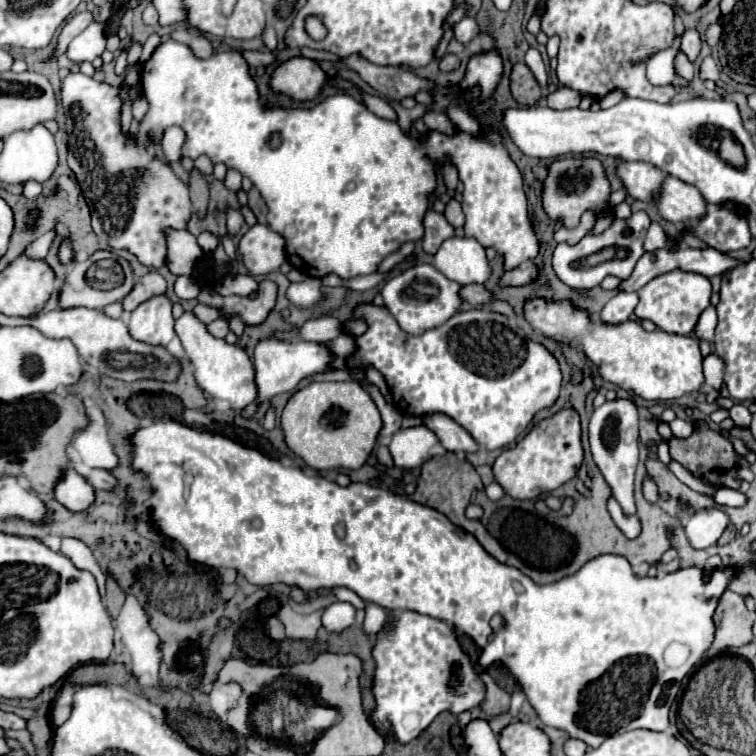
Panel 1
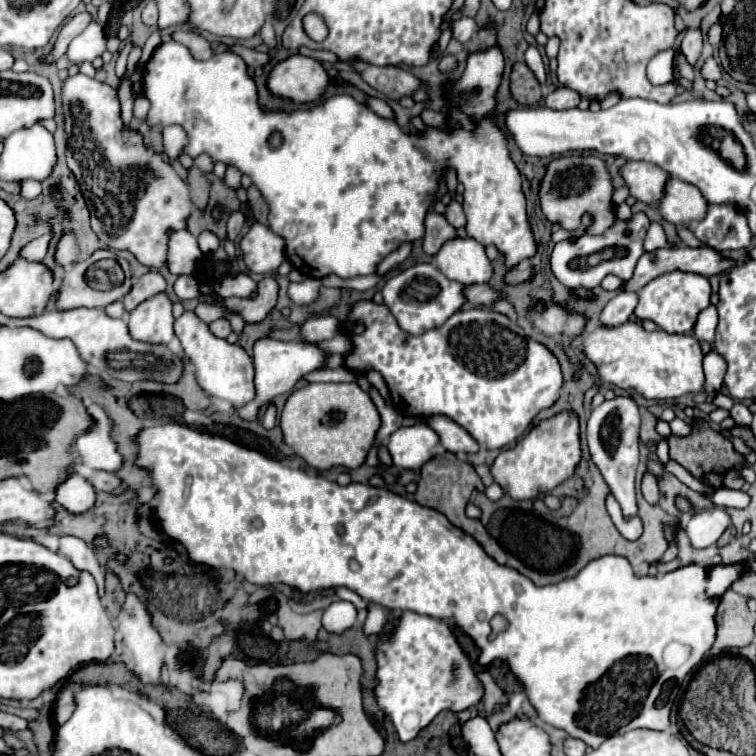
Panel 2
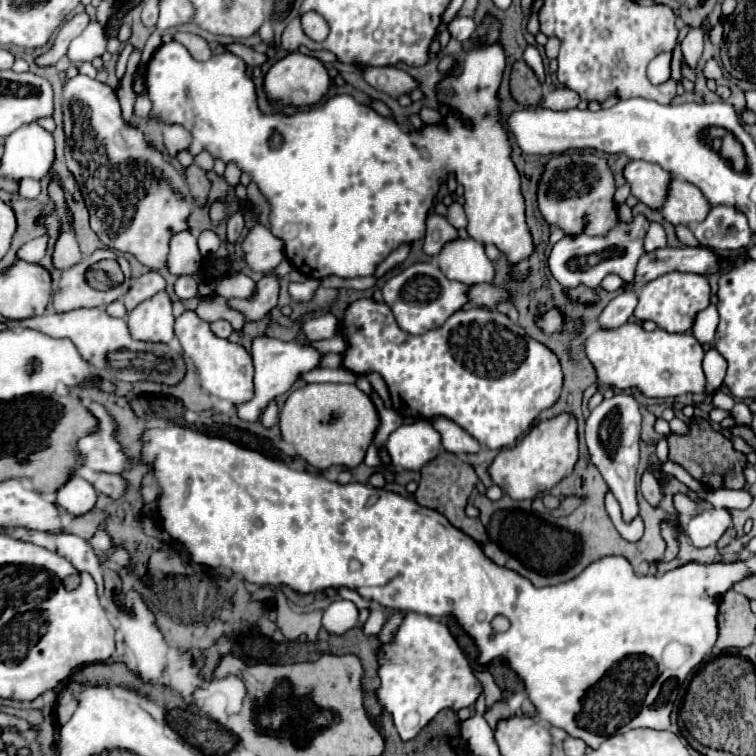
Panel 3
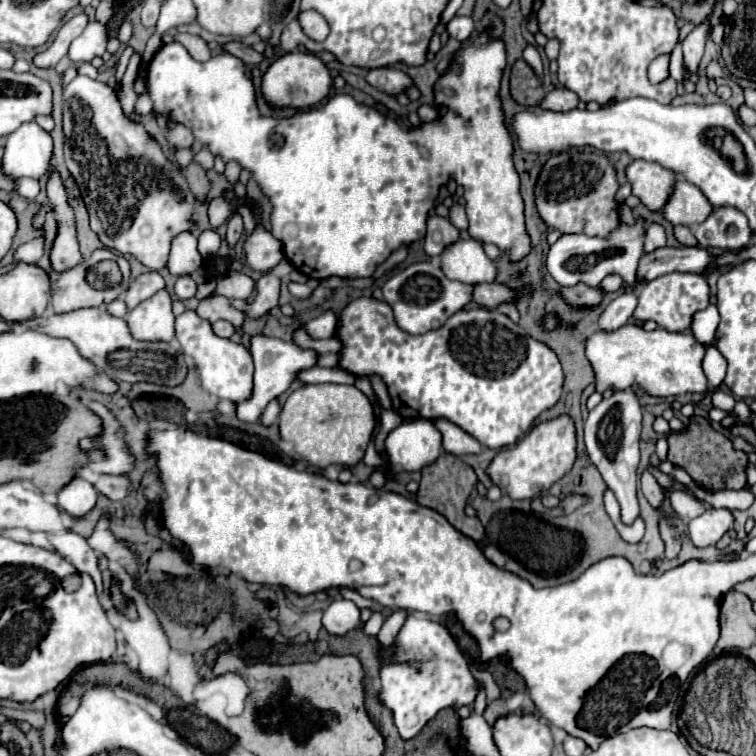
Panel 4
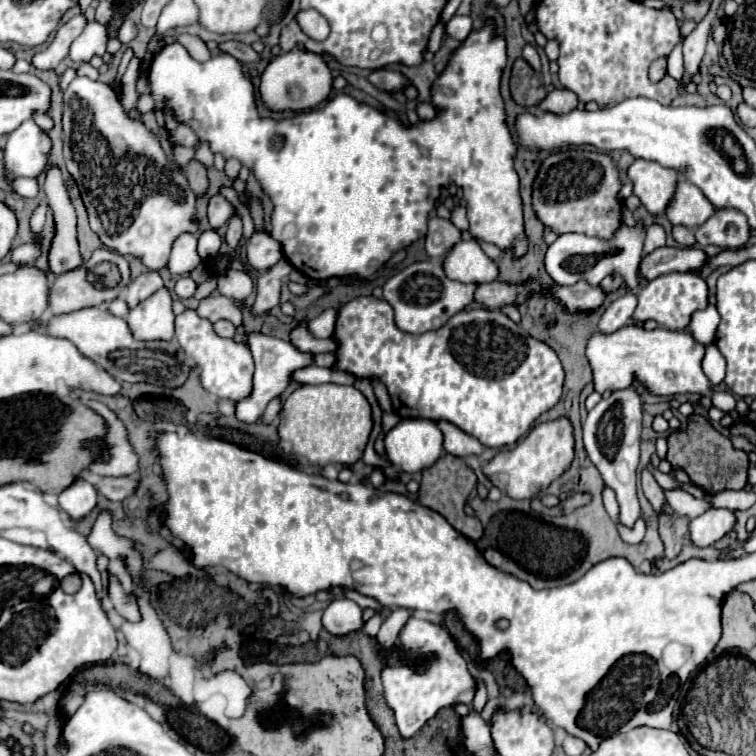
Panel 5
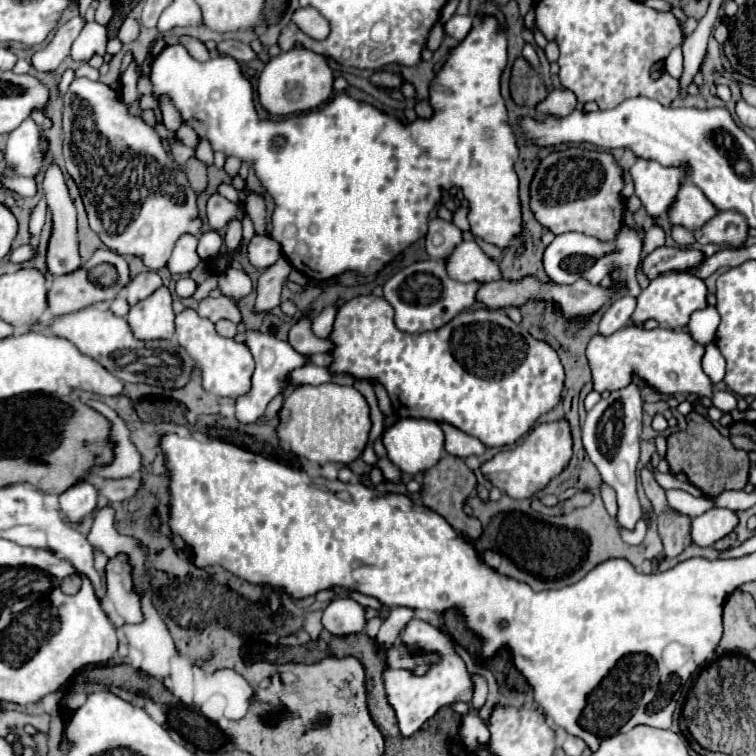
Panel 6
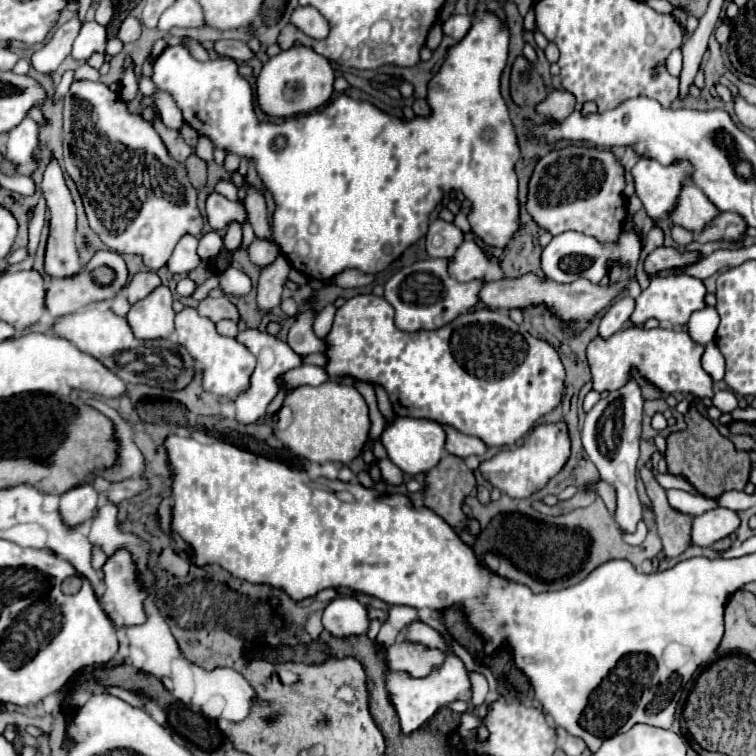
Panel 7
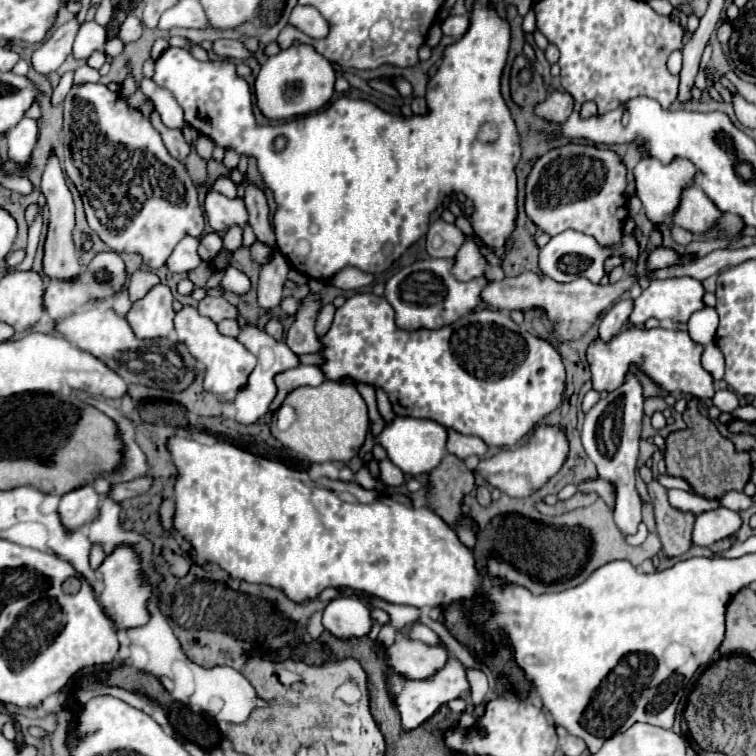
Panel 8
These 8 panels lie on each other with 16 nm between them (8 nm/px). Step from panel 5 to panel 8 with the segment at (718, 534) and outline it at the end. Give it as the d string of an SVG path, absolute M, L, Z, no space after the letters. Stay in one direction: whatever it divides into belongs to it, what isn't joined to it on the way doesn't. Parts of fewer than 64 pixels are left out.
M716 508L696 518L692 538L694 544L698 546L712 546L714 542L736 534L740 526L742 526L742 518L738 512L728 508Z

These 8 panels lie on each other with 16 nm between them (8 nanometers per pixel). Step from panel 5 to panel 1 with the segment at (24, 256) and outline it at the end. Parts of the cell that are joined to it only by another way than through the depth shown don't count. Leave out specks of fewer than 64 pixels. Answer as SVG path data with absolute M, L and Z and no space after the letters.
M54 230L42 232L42 236L36 238L36 240L32 240L32 242L24 248L22 254L26 254L30 260L40 260L40 258L44 258L46 252L48 252L48 248L50 248L52 238L54 238Z

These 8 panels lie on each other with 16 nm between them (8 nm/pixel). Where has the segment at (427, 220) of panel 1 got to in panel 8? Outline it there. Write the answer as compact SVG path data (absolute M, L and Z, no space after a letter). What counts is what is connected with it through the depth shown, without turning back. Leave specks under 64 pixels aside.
M436 220L430 224L426 234L426 250L432 258L452 258L466 242L462 230L444 220Z

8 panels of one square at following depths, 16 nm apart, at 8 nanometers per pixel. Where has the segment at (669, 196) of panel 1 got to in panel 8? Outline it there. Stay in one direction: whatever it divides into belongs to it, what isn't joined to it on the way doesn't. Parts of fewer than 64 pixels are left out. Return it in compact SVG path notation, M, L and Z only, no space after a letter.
M692 186L684 190L680 208L672 222L676 226L684 226L692 234L706 234L718 226L720 218L722 212L716 208L716 204L712 204L712 200L708 200L704 190L700 186Z

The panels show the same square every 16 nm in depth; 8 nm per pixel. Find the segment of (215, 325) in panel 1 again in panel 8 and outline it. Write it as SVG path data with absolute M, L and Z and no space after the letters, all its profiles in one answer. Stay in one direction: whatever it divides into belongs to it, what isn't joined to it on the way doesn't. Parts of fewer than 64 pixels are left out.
M222 320L222 322L218 324L218 330L220 330L220 334L224 334L224 336L236 338L236 336L240 334L240 324L238 324L238 320Z

